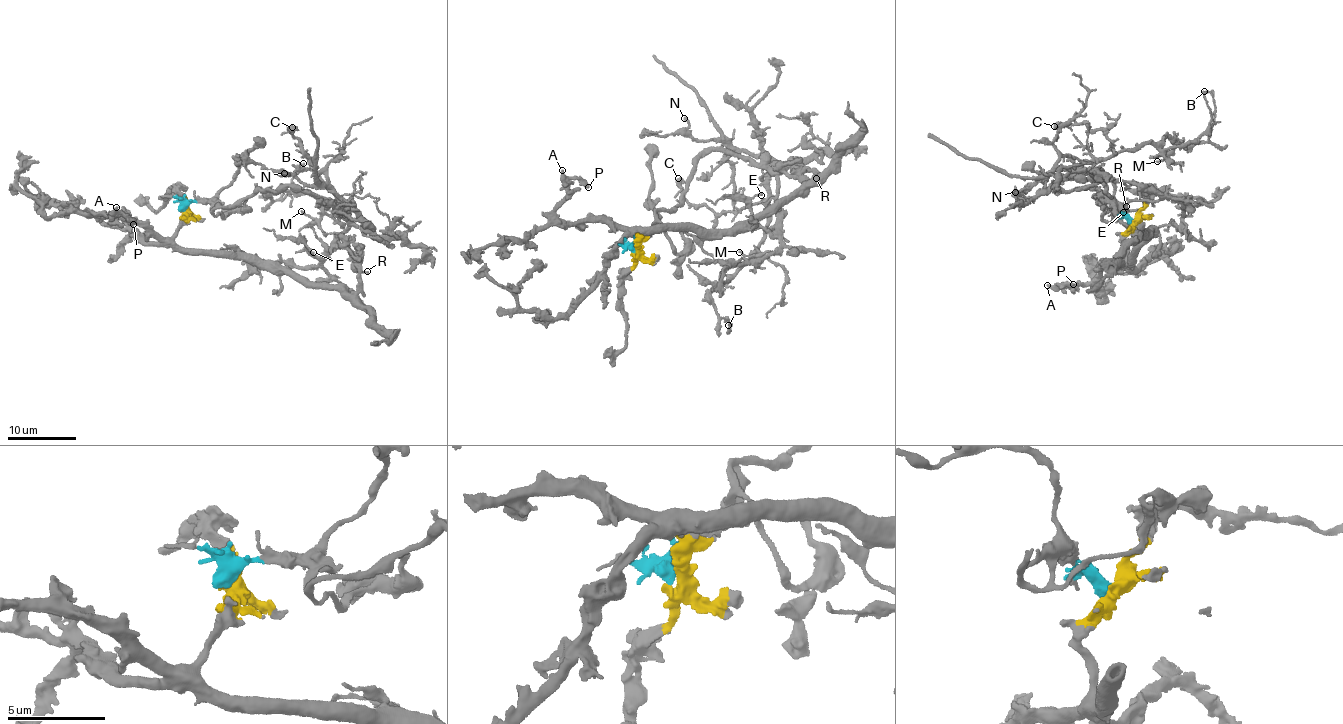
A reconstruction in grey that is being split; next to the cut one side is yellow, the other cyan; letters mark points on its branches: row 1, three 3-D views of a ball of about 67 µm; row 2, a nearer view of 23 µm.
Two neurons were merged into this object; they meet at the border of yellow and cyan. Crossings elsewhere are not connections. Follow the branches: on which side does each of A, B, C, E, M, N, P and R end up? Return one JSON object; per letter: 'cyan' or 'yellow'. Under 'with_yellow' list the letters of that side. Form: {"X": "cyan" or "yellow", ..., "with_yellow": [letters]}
{"A": "yellow", "B": "cyan", "C": "cyan", "E": "cyan", "M": "cyan", "N": "cyan", "P": "yellow", "R": "yellow", "with_yellow": ["A", "P", "R"]}

